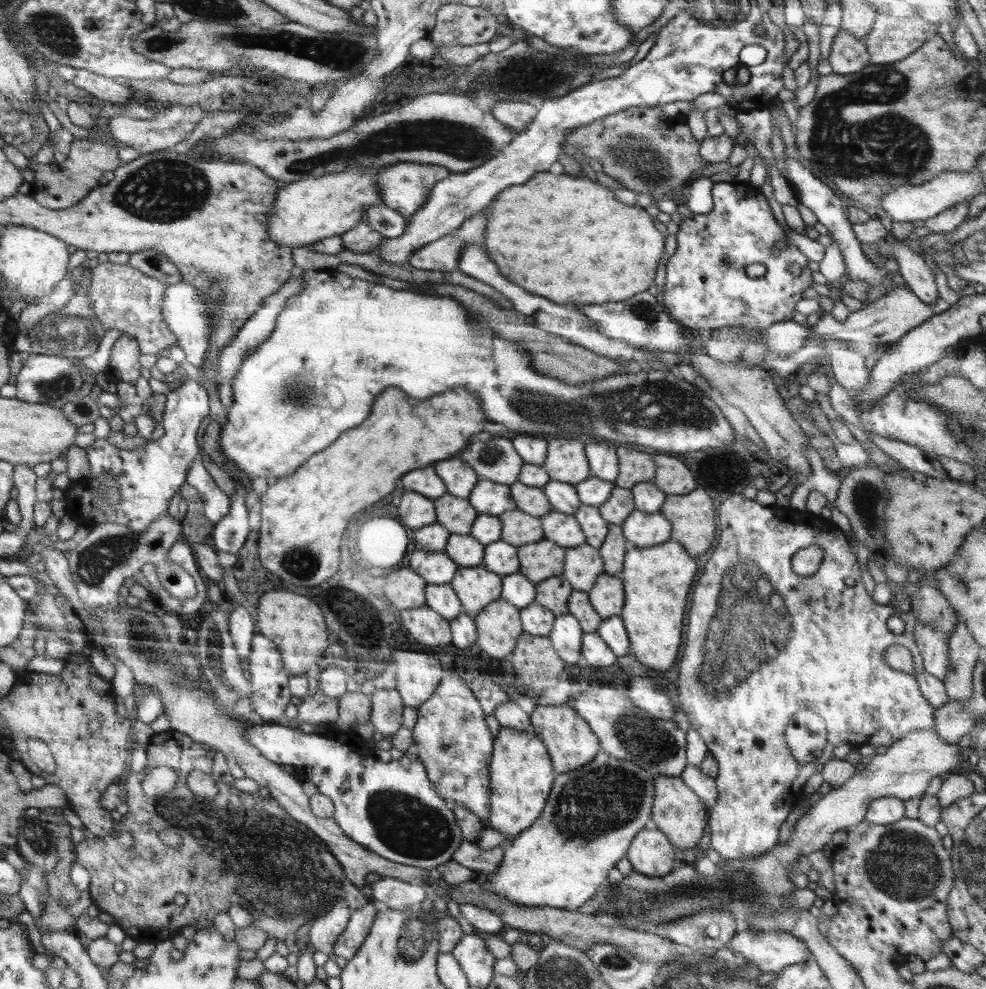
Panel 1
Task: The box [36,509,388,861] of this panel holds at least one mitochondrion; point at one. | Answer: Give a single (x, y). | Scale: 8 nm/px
(93, 565)

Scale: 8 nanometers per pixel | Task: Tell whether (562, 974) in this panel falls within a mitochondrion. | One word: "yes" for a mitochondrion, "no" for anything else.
yes

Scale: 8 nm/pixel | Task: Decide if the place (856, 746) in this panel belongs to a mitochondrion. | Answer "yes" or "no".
no

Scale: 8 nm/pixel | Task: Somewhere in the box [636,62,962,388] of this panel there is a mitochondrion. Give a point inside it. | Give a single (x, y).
(888, 145)

